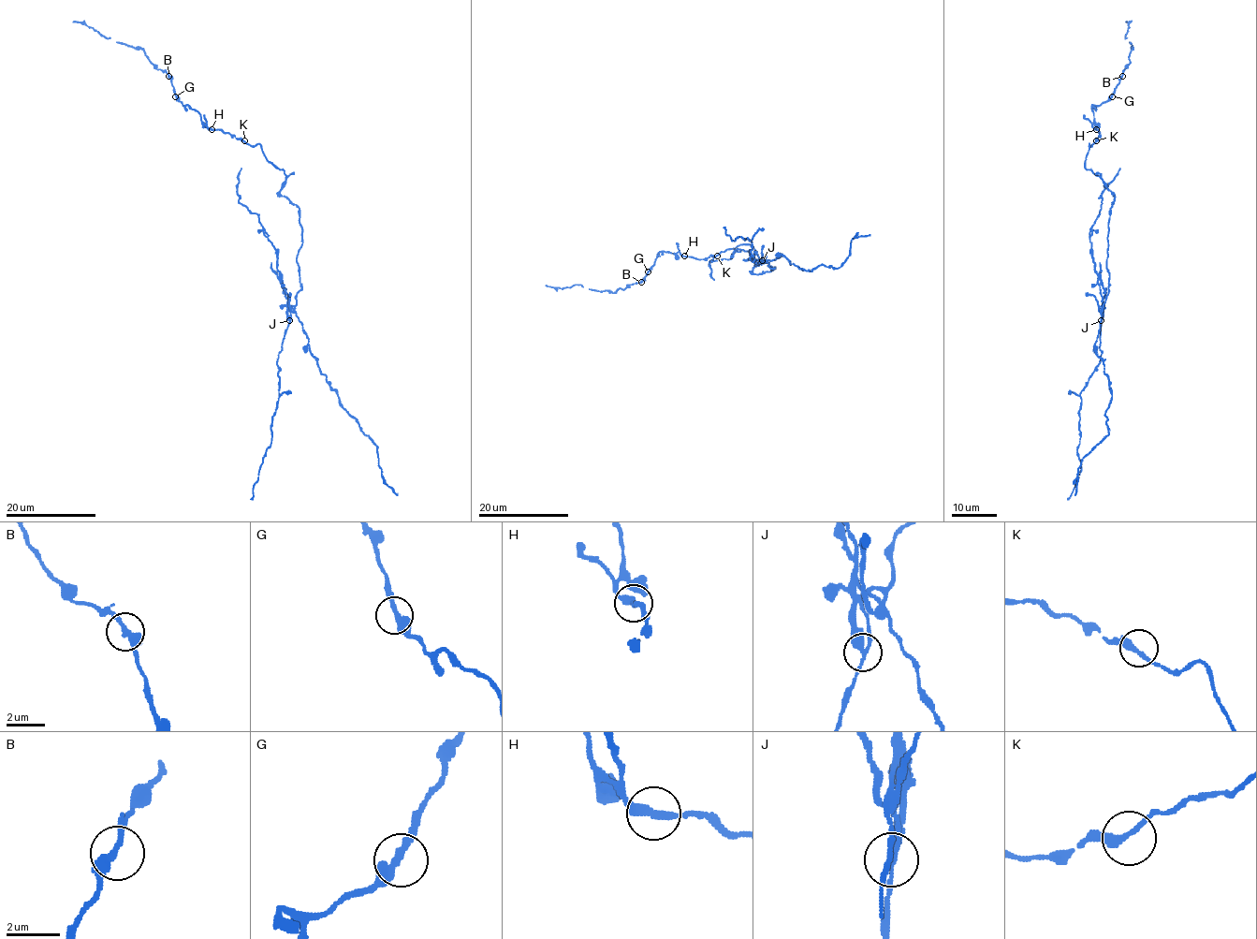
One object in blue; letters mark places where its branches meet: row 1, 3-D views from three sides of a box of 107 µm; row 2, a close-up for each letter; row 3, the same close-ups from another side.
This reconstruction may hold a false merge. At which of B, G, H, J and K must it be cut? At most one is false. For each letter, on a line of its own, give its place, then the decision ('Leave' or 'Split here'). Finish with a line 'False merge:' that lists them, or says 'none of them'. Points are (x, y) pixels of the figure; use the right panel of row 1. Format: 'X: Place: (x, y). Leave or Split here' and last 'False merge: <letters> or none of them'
B: Place: (1122, 76). Leave
G: Place: (1112, 96). Leave
H: Place: (1096, 129). Leave
J: Place: (1101, 320). Split here
K: Place: (1096, 140). Leave
False merge: J

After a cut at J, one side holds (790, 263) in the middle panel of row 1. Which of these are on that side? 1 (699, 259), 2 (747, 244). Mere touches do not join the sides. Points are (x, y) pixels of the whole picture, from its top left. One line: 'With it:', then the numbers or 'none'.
With it: none

